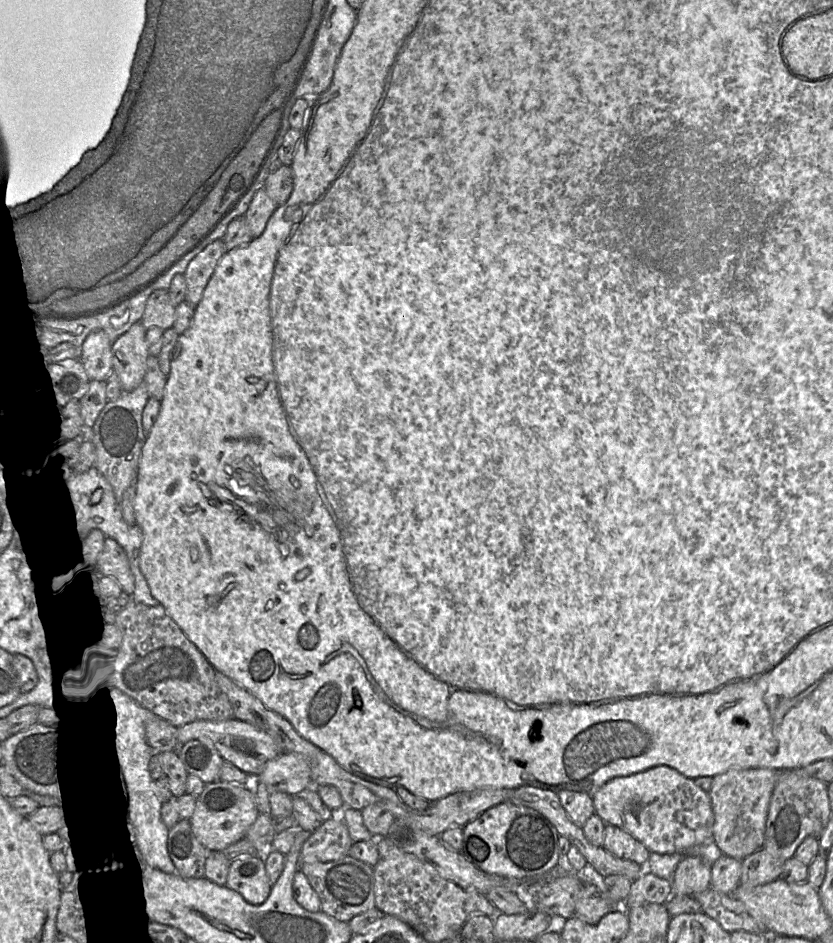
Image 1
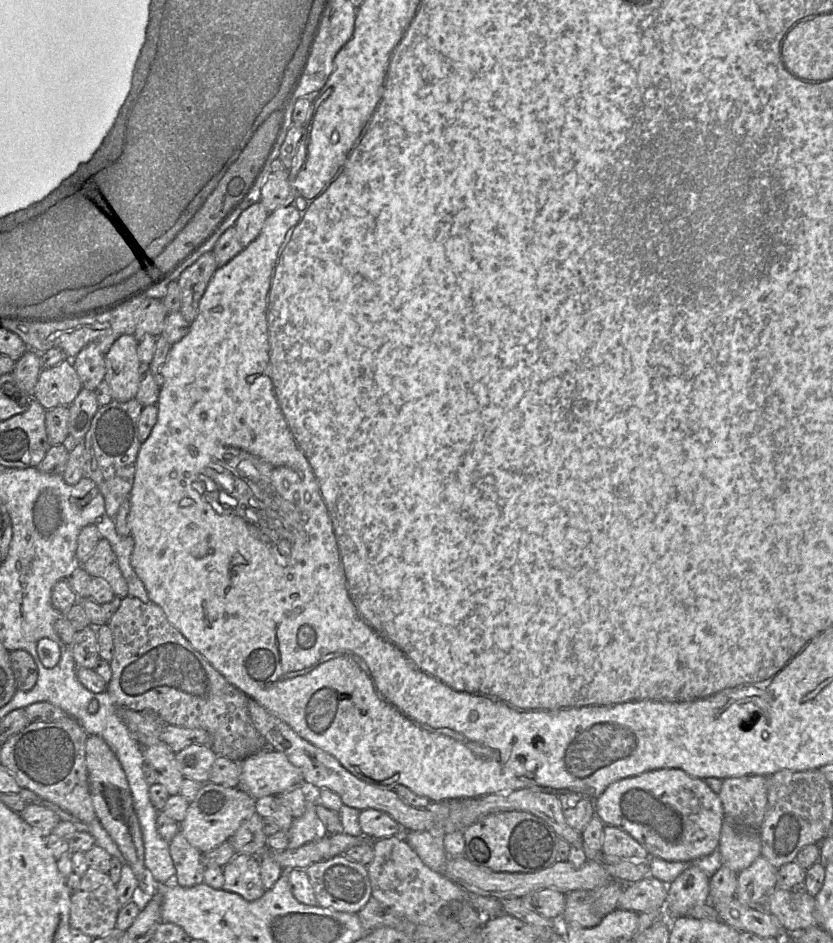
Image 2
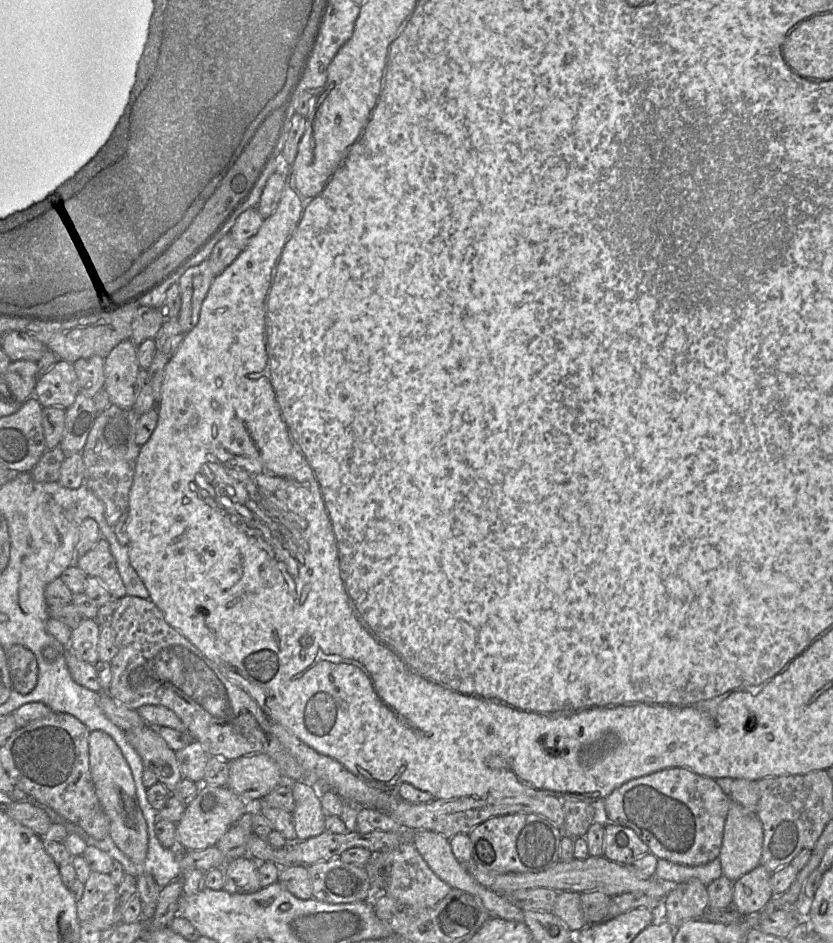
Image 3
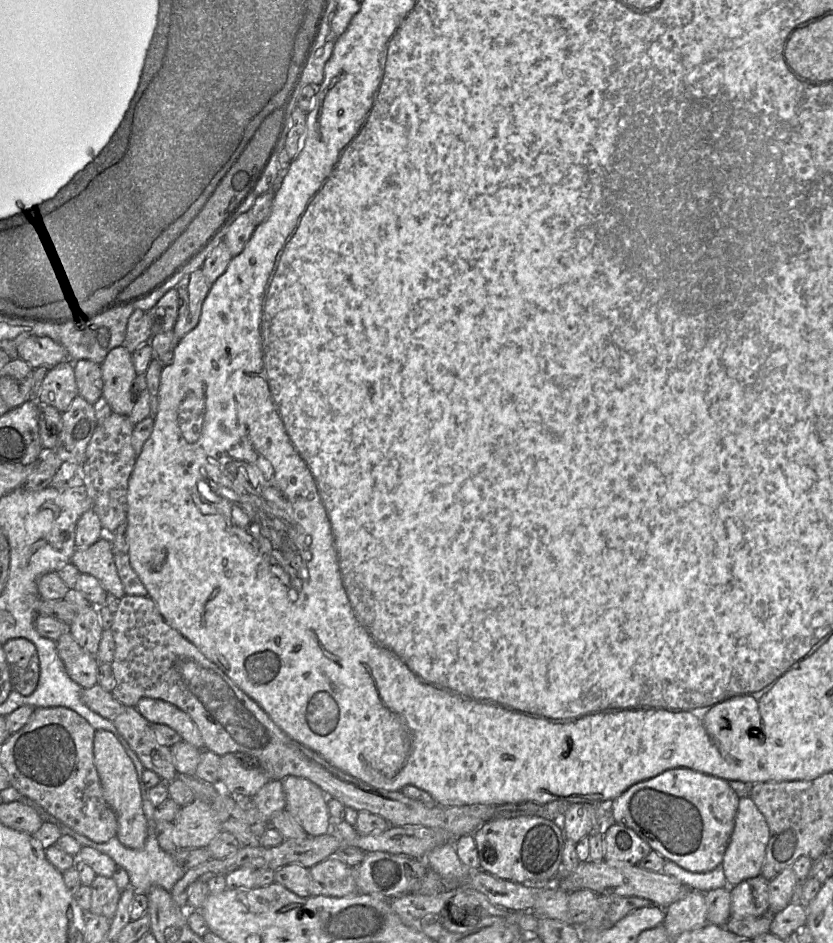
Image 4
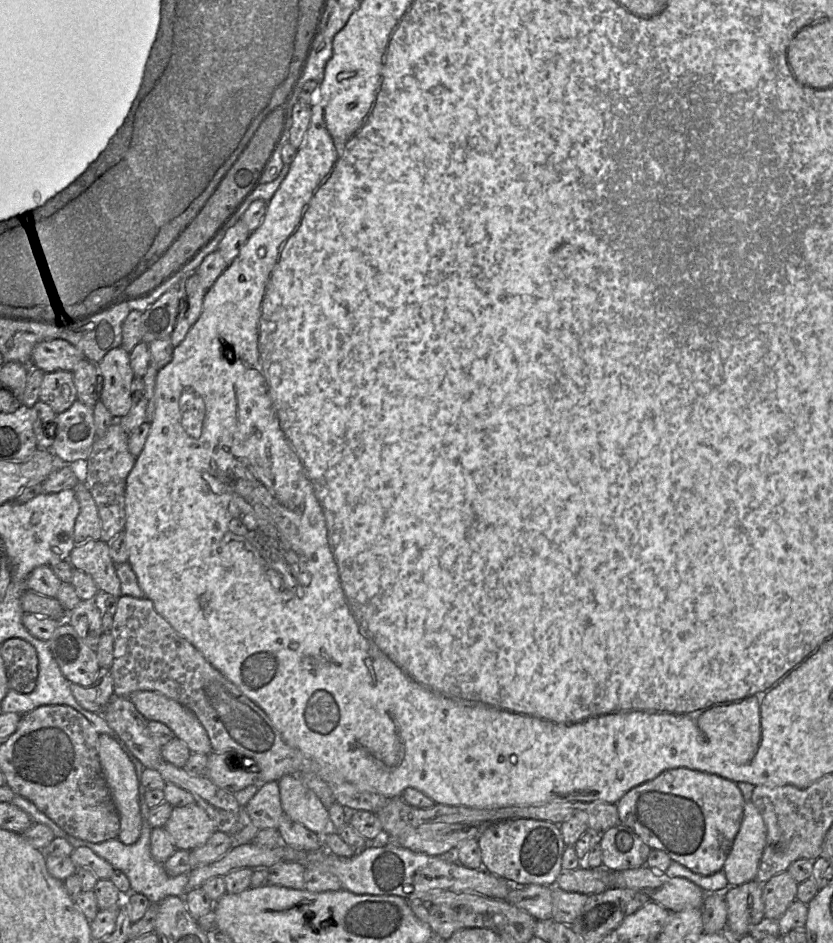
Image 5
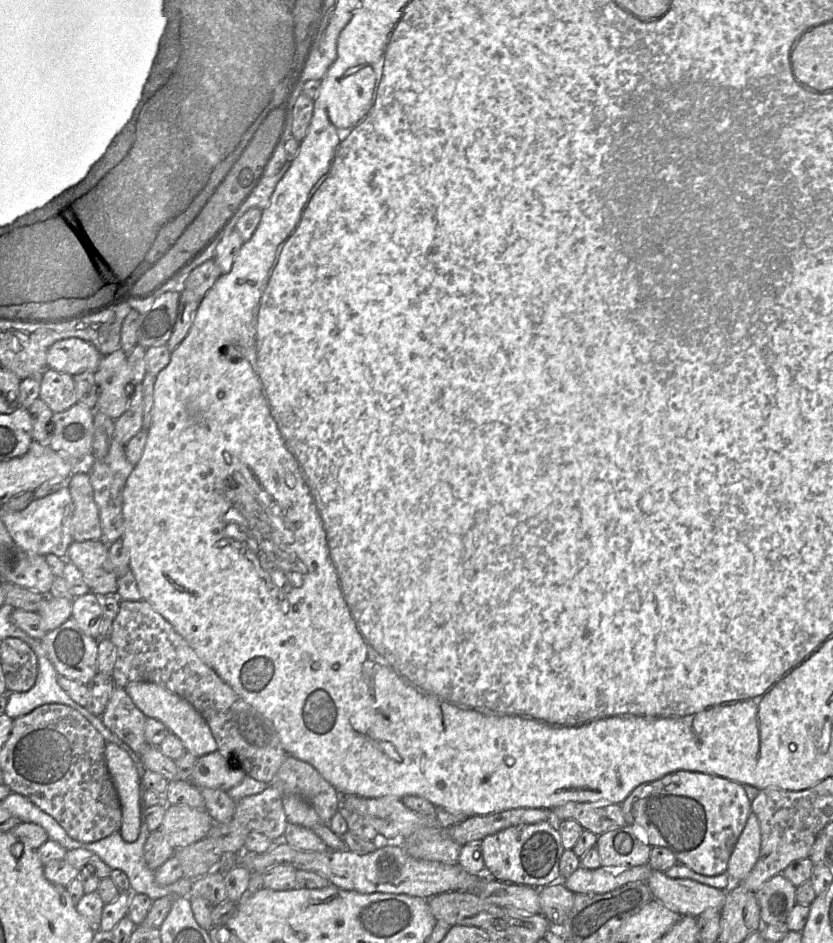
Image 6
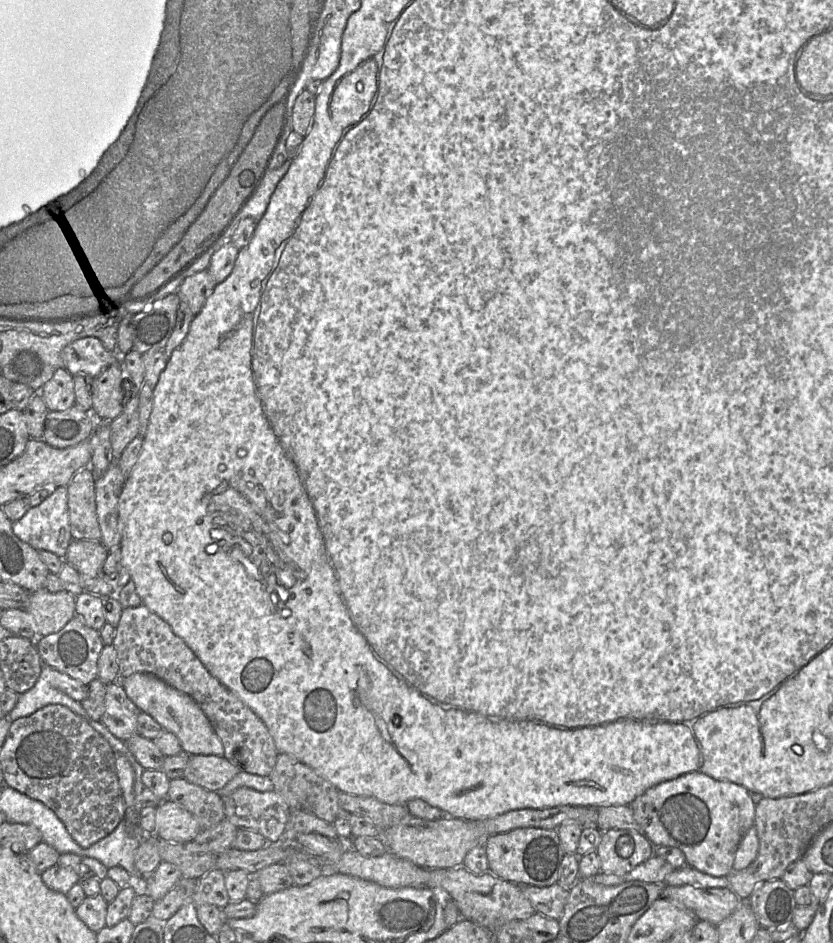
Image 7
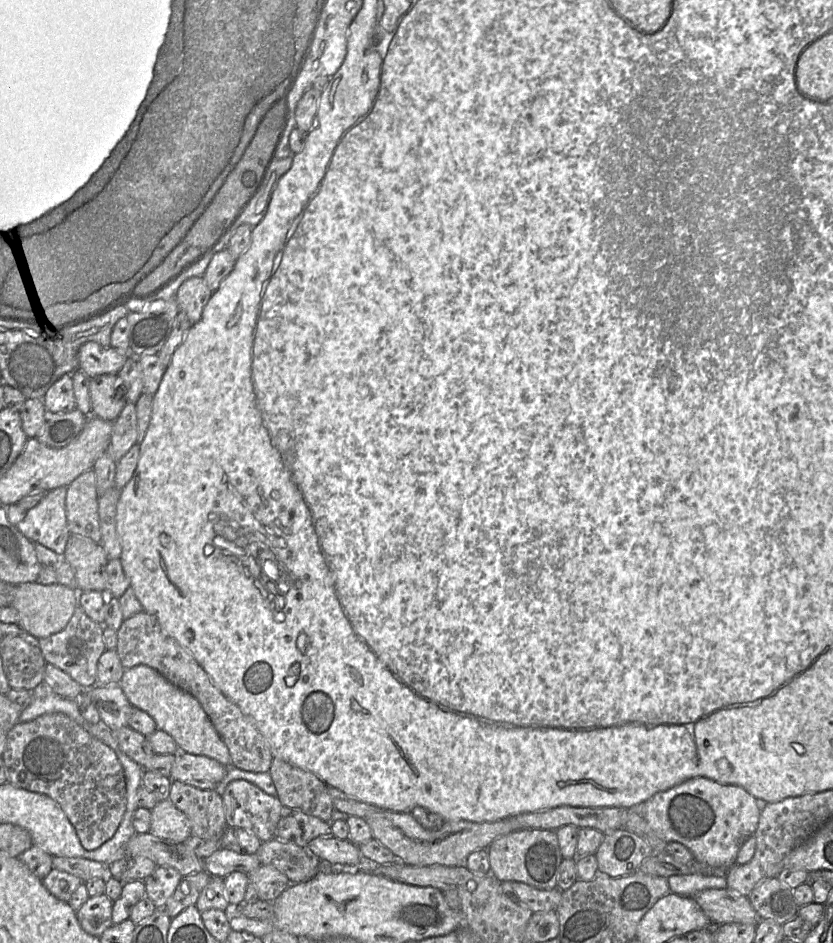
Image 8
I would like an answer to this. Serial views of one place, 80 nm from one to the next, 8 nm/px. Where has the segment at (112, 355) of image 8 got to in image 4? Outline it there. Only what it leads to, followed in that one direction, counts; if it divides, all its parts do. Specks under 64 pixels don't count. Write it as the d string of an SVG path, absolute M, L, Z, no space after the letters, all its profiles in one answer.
M30 336L18 346L17 352L18 358L27 362L33 369L41 366L51 369L56 365L69 360L64 347L48 337Z

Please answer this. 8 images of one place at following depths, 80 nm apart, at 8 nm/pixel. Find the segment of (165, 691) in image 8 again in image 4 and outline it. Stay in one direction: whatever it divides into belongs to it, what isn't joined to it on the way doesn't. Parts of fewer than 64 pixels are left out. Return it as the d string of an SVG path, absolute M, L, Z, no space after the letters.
M149 697L141 698L135 708L152 724L164 724L175 730L182 741L204 750L201 733L191 717L167 701Z

